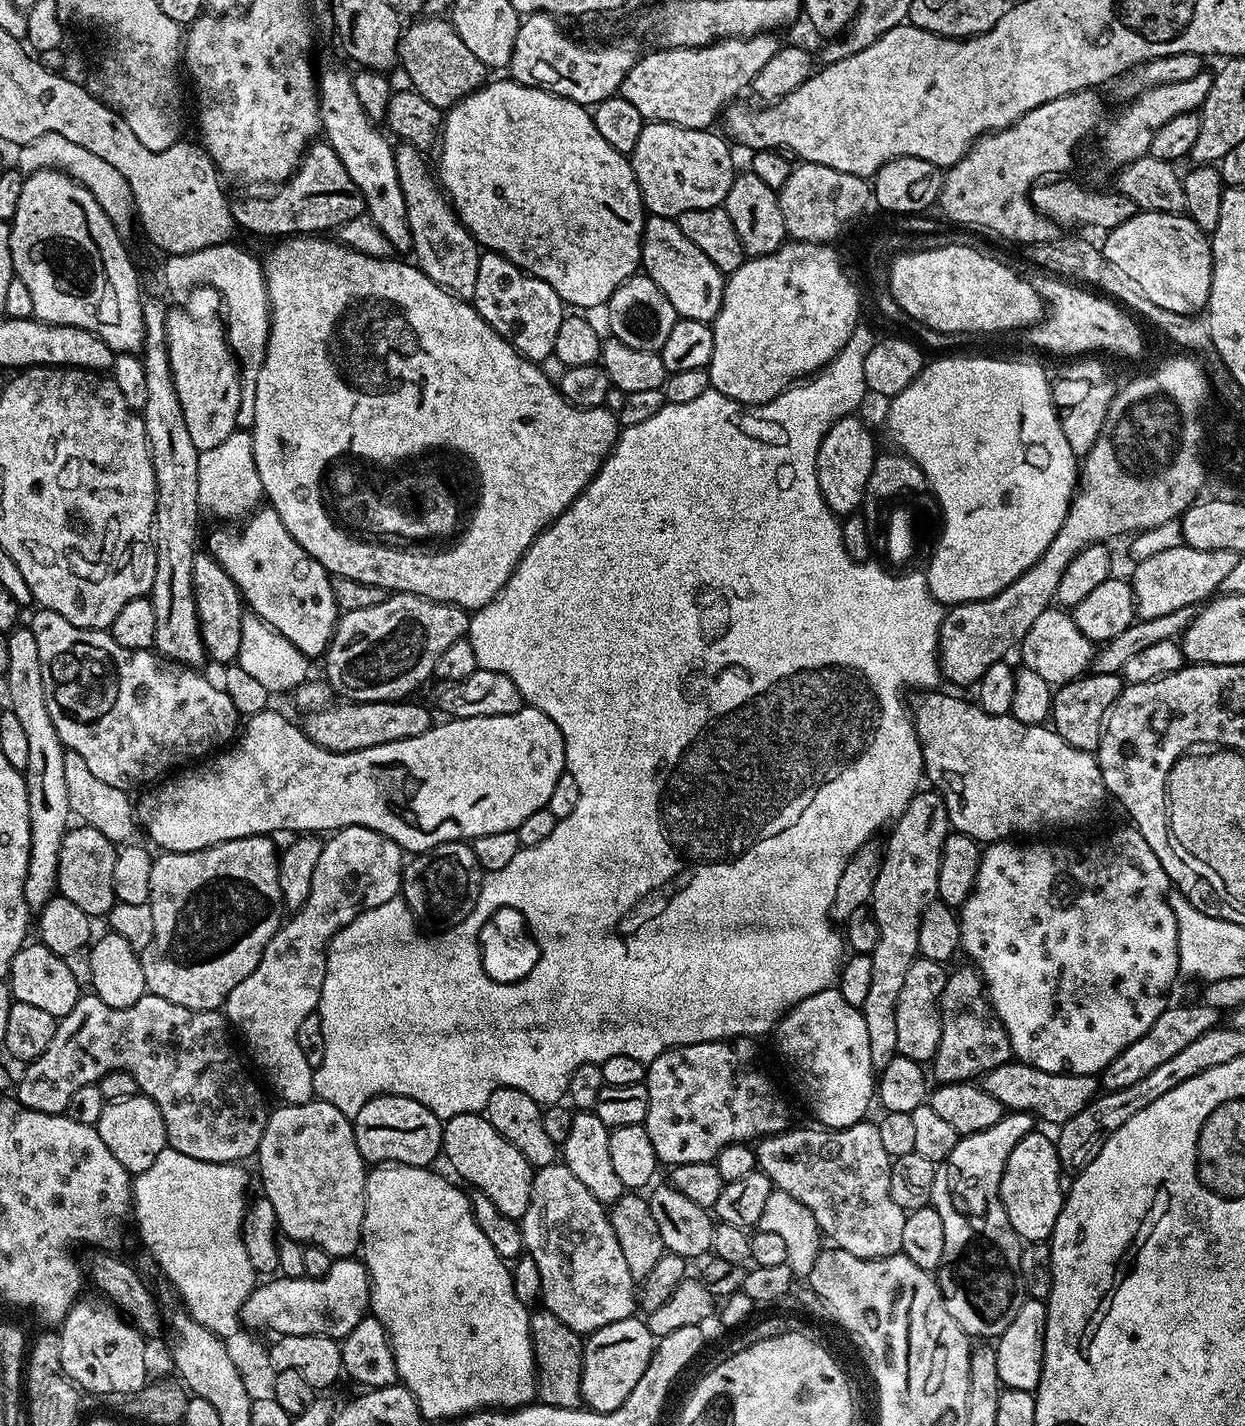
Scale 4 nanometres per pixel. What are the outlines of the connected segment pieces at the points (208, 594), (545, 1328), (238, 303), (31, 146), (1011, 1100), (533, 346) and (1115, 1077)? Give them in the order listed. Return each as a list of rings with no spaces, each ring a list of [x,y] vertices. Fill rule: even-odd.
[[[207,550],[197,551],[194,558],[192,586],[194,606],[198,614],[207,659],[220,664],[219,666],[231,665],[238,654],[238,646],[242,644],[242,618],[246,614],[246,605],[241,597],[240,589],[234,586],[230,574],[222,570],[222,566]]]
[[[547,1310],[529,1315],[530,1338],[536,1359],[536,1394],[539,1403],[555,1408],[579,1408],[582,1404],[582,1362],[584,1340],[581,1333],[570,1330],[562,1318]]]
[[[236,242],[214,244],[185,256],[168,256],[164,264],[164,280],[181,294],[207,286],[220,293],[223,311],[226,313],[226,335],[228,347],[240,365],[240,385],[242,402],[238,406],[236,427],[240,430],[251,429],[254,422],[254,390],[258,370],[264,361],[268,345],[268,325],[270,309],[268,291],[264,285],[264,269],[259,259],[255,260]]]
[[[42,134],[41,137],[34,138],[32,142],[21,145],[17,152],[15,163],[21,172],[27,174],[39,169],[59,168],[78,180],[80,184],[87,186],[119,231],[124,232],[131,223],[133,225],[134,209],[129,183],[122,174],[118,173],[118,170],[114,169],[114,166],[103,161],[98,155],[83,149],[82,146],[75,145],[62,134]]]
[[[1009,1062],[1002,1066],[994,1066],[994,1070],[985,1072],[982,1077],[982,1086],[990,1098],[998,1098],[998,1102],[1006,1110],[1014,1112],[1030,1112],[1037,1121],[1053,1126],[1059,1126],[1078,1110],[1086,1107],[1098,1095],[1098,1080],[1096,1076],[1075,1076],[1074,1074],[1050,1074],[1038,1070],[1029,1064]]]
[[[484,250],[481,251],[480,254],[480,261],[478,262],[478,283],[474,285],[474,294],[472,295],[470,302],[474,305],[474,307],[476,307],[478,314],[482,314],[484,321],[486,321],[486,323],[488,323],[488,325],[490,325],[491,328],[493,328],[496,333],[503,338],[503,340],[513,344],[527,360],[544,362],[544,359],[546,359],[547,356],[551,357],[553,355],[554,342],[558,338],[558,326],[562,326],[562,322],[564,321],[566,315],[566,305],[564,299],[554,290],[554,286],[550,286],[550,282],[542,282],[542,278],[532,275],[531,272],[522,271],[517,264],[510,262],[507,256],[503,256],[502,254],[498,254],[497,252],[493,252],[491,250]]]
[[[1203,1002],[1184,1004],[1181,1008],[1175,1008],[1175,1006],[1165,1008],[1162,1014],[1158,1014],[1158,1022],[1154,1022],[1154,1026],[1150,1026],[1150,1030],[1142,1034],[1142,1038],[1130,1042],[1130,1046],[1126,1046],[1126,1050],[1122,1050],[1122,1054],[1118,1054],[1114,1062],[1104,1067],[1103,1087],[1113,1092],[1122,1090],[1126,1086],[1134,1086],[1134,1082],[1146,1078],[1146,1074],[1150,1074],[1154,1066],[1162,1066],[1162,1062],[1174,1058],[1174,1054],[1179,1054],[1189,1042],[1194,1042],[1194,1038],[1206,1034],[1206,1030],[1217,1027],[1218,1020],[1216,1019],[1218,1019],[1216,1009],[1208,1008]]]

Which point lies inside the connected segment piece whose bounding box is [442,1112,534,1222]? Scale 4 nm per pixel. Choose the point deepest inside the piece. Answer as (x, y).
(476, 1151)

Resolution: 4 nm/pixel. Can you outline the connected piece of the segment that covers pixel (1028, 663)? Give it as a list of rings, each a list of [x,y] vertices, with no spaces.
[[[1049,606],[1042,610],[1042,614],[1038,614],[1034,626],[1030,626],[1030,630],[1026,630],[1026,634],[1021,638],[1019,652],[1024,659],[1023,667],[1034,670],[1034,674],[1046,678],[1046,682],[1053,686],[1080,679],[1094,664],[1093,641],[1088,640],[1082,630],[1078,630],[1071,615],[1060,606]]]

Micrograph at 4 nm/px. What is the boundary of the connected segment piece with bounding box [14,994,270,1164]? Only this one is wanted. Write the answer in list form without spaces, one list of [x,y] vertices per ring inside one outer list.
[[[84,994],[70,1014],[59,1017],[50,1046],[46,1046],[38,1058],[27,1061],[25,1068],[28,1069],[21,1080],[19,1077],[14,1096],[23,1108],[58,1116],[67,1109],[70,1098],[82,1086],[99,1084],[108,1072],[125,1072],[138,1082],[140,1092],[149,1096],[158,1110],[162,1110],[167,1147],[202,1162],[244,1162],[247,1156],[248,1159],[255,1157],[262,1142],[262,1130],[266,1130],[270,1104],[264,1101],[265,1089],[260,1089],[250,1077],[244,1076],[244,1064],[236,1053],[232,1036],[234,1032],[228,1017],[220,1010],[195,1012],[151,994],[138,998],[138,1002],[129,1008],[111,1008],[102,1002],[102,998]]]

